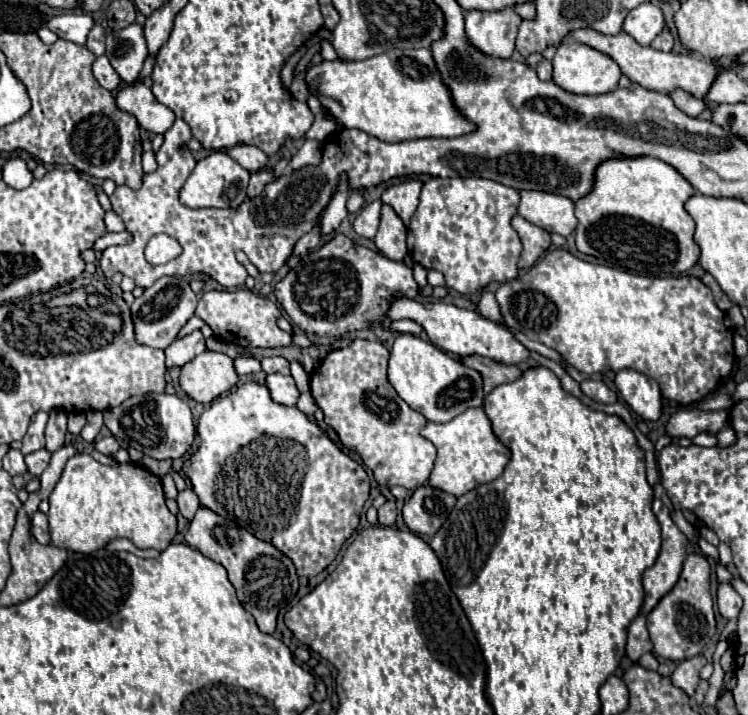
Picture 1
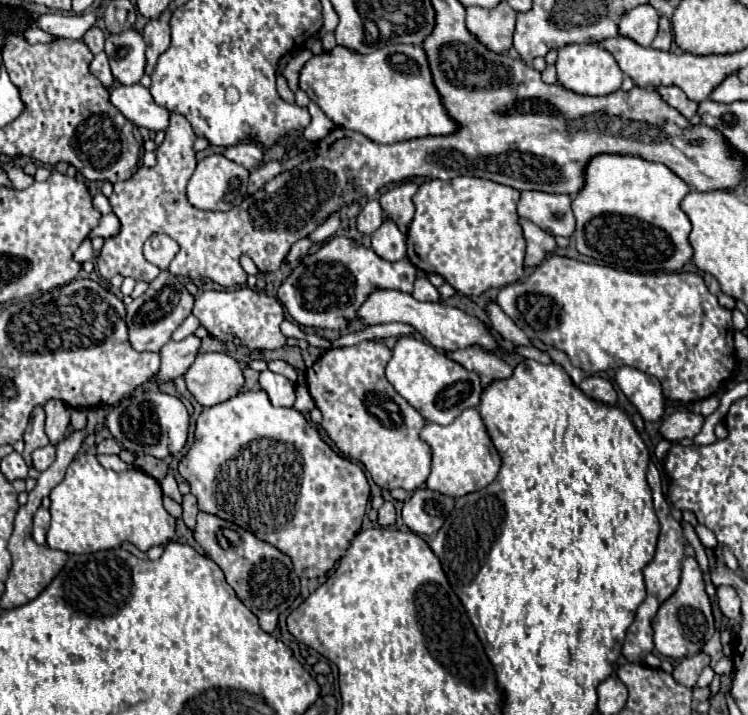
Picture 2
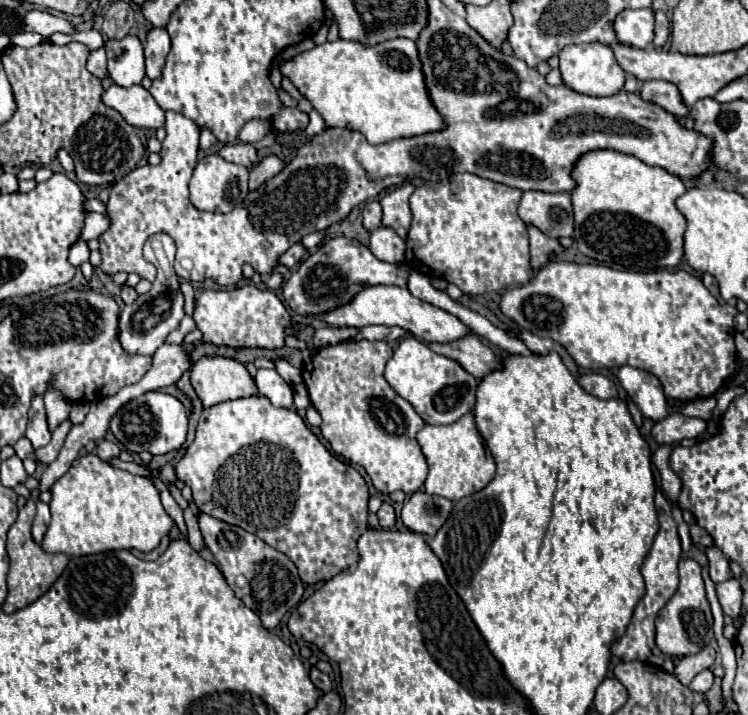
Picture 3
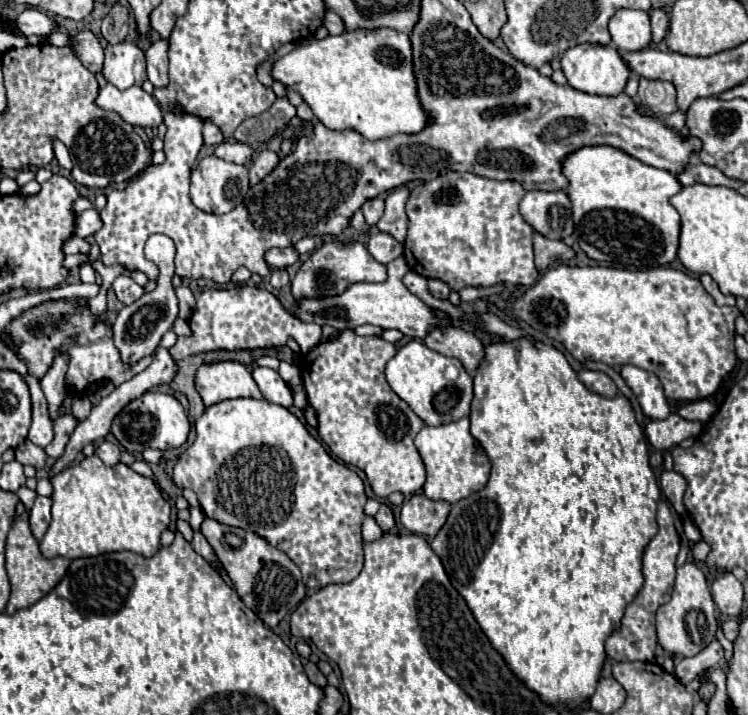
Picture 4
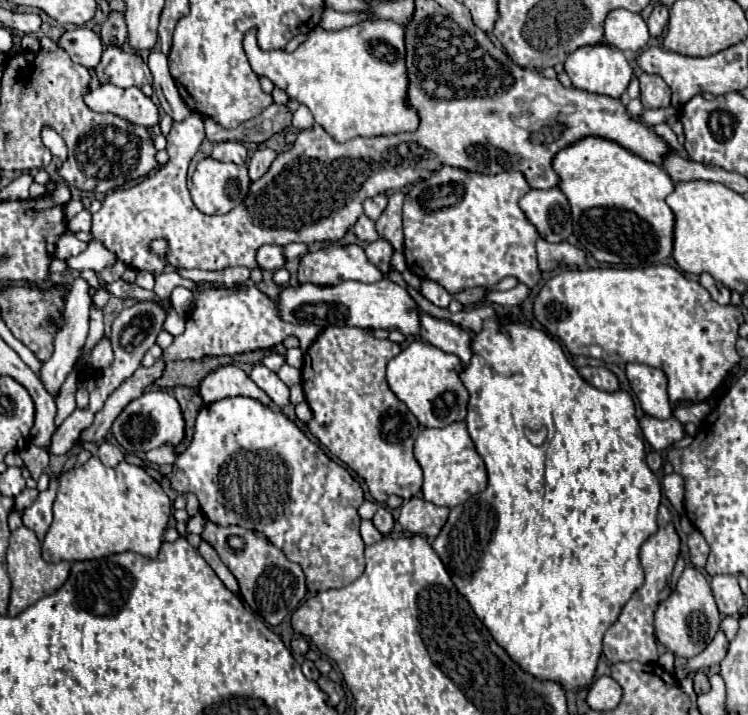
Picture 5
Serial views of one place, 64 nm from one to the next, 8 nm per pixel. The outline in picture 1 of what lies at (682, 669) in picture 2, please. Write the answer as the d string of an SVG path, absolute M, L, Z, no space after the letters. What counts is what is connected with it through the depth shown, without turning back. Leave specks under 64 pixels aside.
M702 654L694 656L694 658L688 658L688 660L682 660L682 662L674 668L674 672L672 672L672 676L670 676L672 684L678 686L678 688L682 688L688 696L692 696L694 690L696 690L696 686L698 686L698 682L700 682L698 674L700 674L702 666L706 664L707 660Z

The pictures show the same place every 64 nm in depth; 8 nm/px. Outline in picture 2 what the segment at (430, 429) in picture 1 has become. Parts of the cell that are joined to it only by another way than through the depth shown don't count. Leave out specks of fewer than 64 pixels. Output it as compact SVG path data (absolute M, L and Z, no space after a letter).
M468 408L448 426L426 424L420 432L420 438L432 450L432 470L426 480L426 486L434 492L440 492L452 498L466 496L480 488L486 488L500 470L500 454L492 446L490 436L476 408Z

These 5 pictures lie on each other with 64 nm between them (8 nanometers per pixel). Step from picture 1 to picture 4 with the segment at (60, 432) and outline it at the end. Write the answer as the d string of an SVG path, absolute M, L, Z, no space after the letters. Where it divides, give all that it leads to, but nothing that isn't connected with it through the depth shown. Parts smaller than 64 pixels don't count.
M58 354L58 356L54 356L46 374L40 378L40 384L42 384L42 390L46 394L52 418L58 416L58 408L64 400L66 372L68 372L68 354Z

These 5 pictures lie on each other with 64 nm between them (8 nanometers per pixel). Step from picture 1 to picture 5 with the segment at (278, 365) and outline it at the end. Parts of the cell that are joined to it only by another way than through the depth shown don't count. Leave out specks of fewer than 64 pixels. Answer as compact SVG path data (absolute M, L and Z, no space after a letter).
M284 364L284 366L278 370L278 376L280 376L280 380L282 380L286 386L292 386L292 384L300 384L300 382L302 382L300 370L296 370L296 368L288 366L288 364Z

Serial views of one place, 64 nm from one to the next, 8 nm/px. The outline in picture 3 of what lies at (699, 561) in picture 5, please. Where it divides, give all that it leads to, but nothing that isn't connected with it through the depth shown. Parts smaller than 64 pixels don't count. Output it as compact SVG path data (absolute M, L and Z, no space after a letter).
M714 546L706 548L706 556L708 556L708 570L710 570L710 578L712 582L722 582L726 578L732 578L730 566L728 562L722 558L722 552Z

